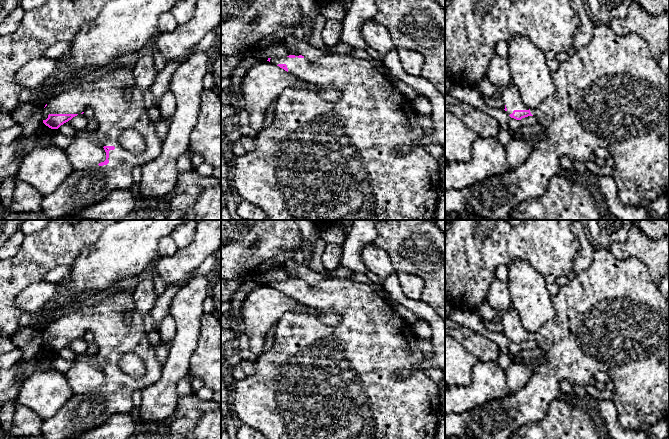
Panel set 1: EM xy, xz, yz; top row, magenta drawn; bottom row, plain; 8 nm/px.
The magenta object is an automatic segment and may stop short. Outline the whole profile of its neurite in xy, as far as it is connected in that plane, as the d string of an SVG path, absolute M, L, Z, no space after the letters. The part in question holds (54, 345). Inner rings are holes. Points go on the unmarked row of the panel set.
M114 290L105 294L98 302L64 311L42 333L43 347L51 353L58 353L78 338L83 338L87 330L94 335L98 352L94 362L106 376L106 384L84 394L73 394L52 417L43 420L41 435L45 439L74 439L101 426L116 413L129 414L133 408L132 395L137 390L156 383L163 366L158 362L155 349L150 345L145 331L145 318L135 308L133 293ZM123 314L131 314L131 325L124 322ZM127 353L138 354L145 363L145 375L135 378L126 374L119 366L120 359Z

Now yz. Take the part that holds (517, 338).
M595 248L590 266L583 272L578 273L575 279L570 280L566 285L560 286L559 291L552 297L552 304L555 309L555 316L543 324L535 333L529 333L524 329L520 316L515 308L511 307L508 311L501 314L500 322L503 326L503 333L511 342L516 344L521 344L528 340L535 340L538 348L543 351L543 356L539 358L541 363L534 367L529 382L519 391L503 398L491 400L461 414L445 415L445 439L452 437L456 437L457 439L511 439L521 426L530 422L538 422L546 416L550 403L556 398L563 396L560 389L560 382L562 380L567 380L570 384L577 384L586 388L591 384L591 380L598 371L606 372L614 383L613 402L616 406L618 421L622 428L648 432L659 420L669 421L669 303L661 294L658 285L651 279L647 266L641 260L634 257L617 259L609 248Z

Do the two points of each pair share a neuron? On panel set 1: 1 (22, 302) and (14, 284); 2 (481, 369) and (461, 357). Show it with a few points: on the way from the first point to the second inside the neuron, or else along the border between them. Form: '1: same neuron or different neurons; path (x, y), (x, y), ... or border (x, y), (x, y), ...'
1: different neurons; border (38, 281), (20, 292), (16, 305), (22, 311)
2: different neurons; border (478, 361), (473, 368), (472, 381), (464, 386)

